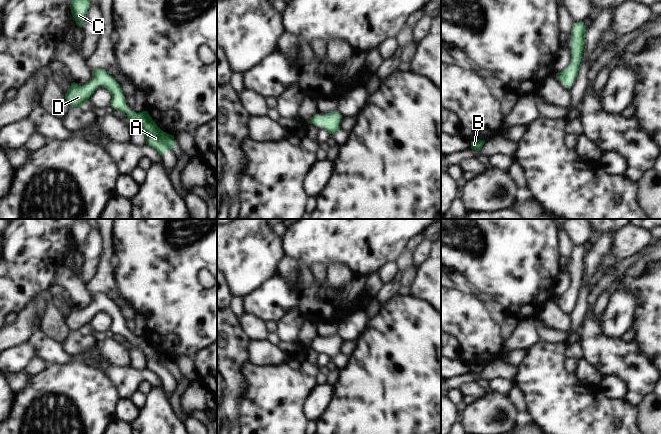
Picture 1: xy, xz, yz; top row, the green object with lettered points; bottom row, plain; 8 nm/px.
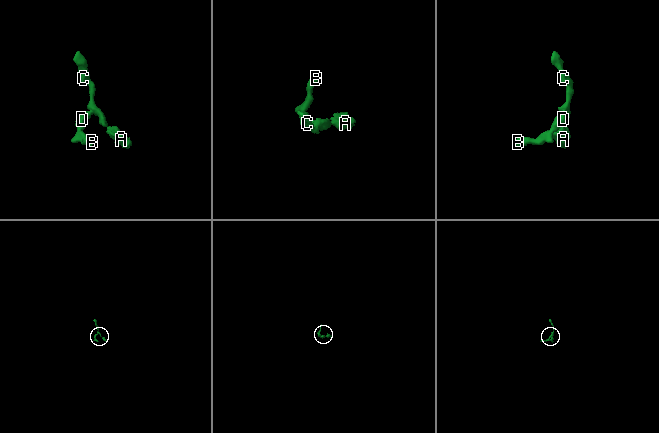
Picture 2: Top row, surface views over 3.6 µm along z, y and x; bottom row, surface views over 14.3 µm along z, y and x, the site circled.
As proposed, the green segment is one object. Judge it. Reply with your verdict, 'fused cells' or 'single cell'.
single cell

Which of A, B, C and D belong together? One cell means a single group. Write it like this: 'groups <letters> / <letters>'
groups A B C D

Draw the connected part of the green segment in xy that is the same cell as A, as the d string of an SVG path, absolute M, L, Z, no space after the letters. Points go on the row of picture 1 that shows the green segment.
M105 69L93 70L92 76L94 80L82 86L75 82L71 83L70 89L65 93L65 99L69 106L84 106L97 86L101 85L106 88L112 96L111 106L114 109L118 109L121 113L127 114L129 123L137 129L139 133L145 136L146 145L154 148L160 155L164 155L167 149L171 150L176 146L174 136L163 132L152 120L147 111L140 113L128 111L120 85Z

